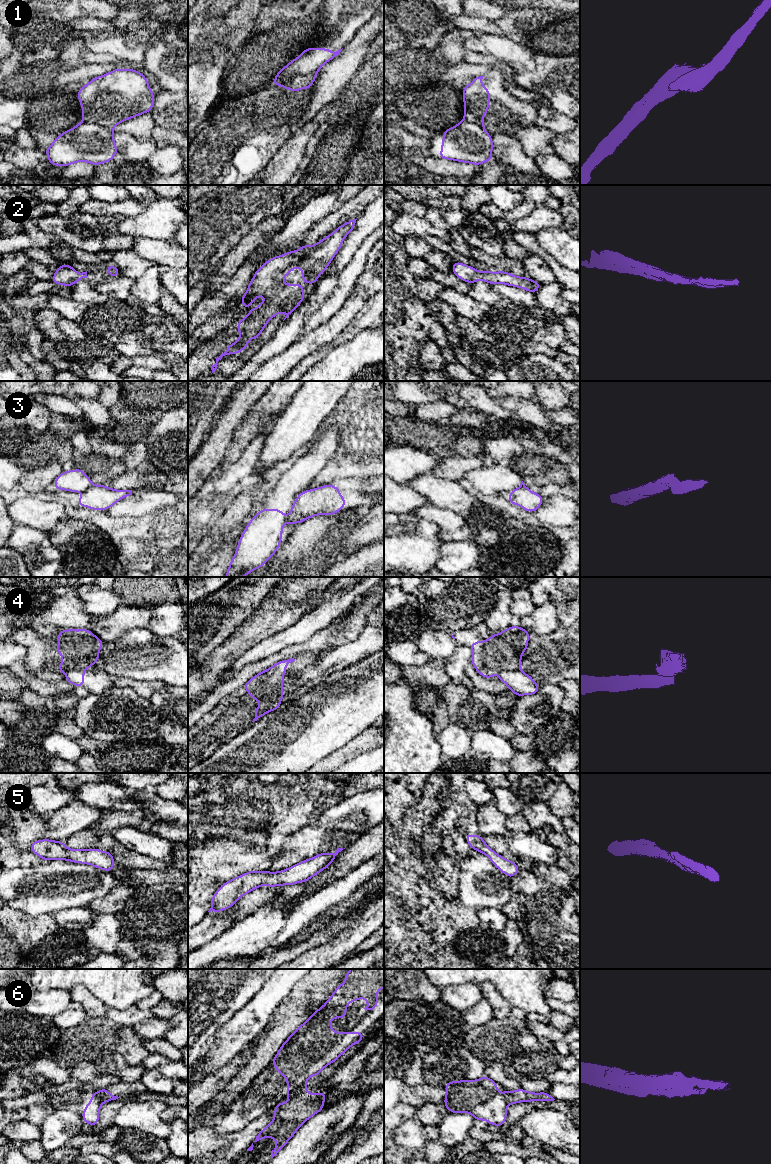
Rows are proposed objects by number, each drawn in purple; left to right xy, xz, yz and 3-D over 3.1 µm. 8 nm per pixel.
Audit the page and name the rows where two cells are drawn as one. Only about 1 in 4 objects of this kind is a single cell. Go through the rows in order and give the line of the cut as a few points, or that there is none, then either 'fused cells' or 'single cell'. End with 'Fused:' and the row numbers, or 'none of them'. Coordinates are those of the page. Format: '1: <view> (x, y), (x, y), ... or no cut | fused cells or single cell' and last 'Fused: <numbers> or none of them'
1: xz (318, 69), (306, 74), (294, 74), (284, 82), (274, 81) | fused cells
2: no cut | single cell
3: xy (92, 484), (84, 492) | fused cells
4: xz (279, 700), (269, 702), (267, 710) | fused cells
5: no cut | single cell
6: xz (307, 1078), (288, 1095) | fused cells
Fused: 1, 3, 4, 6

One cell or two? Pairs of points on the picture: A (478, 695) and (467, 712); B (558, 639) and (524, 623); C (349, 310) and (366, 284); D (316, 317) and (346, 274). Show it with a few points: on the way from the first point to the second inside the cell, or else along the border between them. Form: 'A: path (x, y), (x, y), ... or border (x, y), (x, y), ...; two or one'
A: border (467, 688), (470, 694), (491, 714); two
B: border (560, 626), (548, 633), (530, 633); two
C: border (357, 284), (364, 298); two
D: path (327, 308), (340, 295), (345, 285); one

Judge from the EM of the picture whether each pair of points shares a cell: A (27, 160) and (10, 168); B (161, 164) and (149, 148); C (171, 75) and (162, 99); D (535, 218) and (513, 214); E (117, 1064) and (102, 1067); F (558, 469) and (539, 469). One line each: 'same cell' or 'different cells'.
A: different cells
B: different cells
C: different cells
D: different cells
E: same cell
F: same cell

